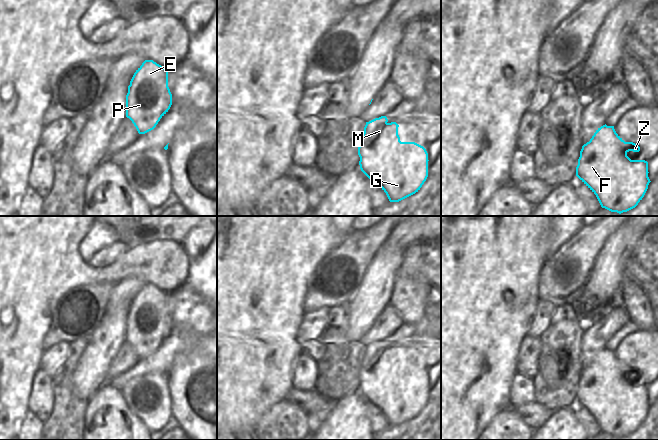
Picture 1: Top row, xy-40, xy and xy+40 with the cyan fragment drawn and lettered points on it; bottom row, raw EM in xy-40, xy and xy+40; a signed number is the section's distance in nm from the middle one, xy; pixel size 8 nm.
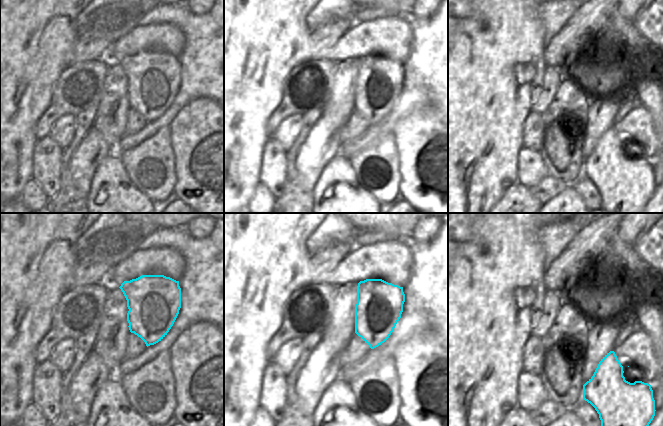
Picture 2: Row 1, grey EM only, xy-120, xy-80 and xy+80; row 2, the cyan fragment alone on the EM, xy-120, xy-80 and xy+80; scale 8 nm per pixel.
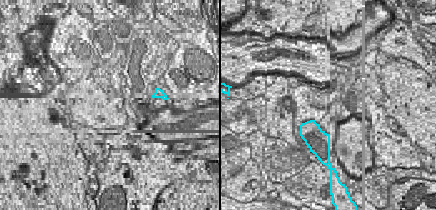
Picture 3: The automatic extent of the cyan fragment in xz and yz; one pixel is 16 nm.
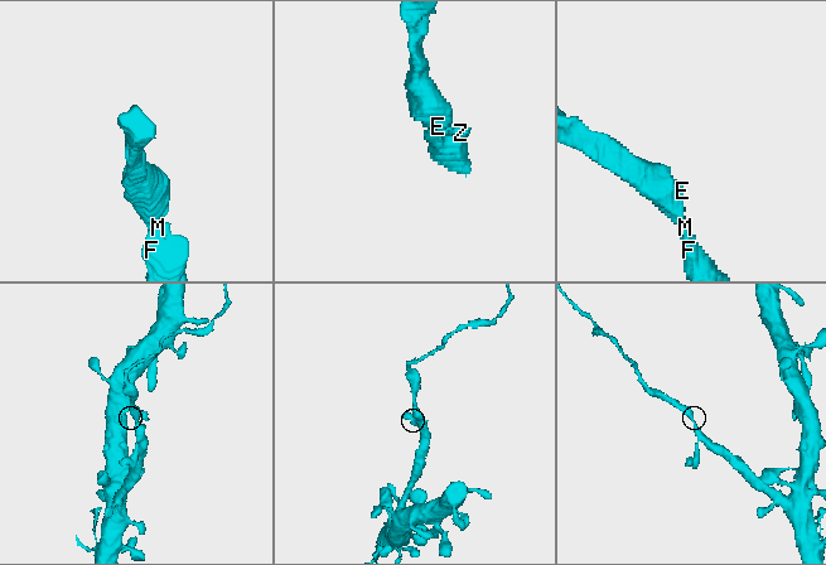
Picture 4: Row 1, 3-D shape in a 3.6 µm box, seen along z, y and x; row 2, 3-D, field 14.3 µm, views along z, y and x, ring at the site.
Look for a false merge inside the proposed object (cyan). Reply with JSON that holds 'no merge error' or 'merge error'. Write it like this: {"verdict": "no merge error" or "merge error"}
{"verdict": "merge error"}

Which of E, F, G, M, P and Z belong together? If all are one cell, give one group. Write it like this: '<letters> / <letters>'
E P / F G M Z

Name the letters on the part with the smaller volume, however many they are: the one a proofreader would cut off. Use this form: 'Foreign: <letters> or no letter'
Foreign: E, P

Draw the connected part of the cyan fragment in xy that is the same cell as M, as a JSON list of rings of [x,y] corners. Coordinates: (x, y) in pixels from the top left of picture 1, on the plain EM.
[[[386,340],[366,346],[358,371],[361,395],[380,409],[390,426],[399,426],[420,414],[428,401],[428,377],[415,366],[401,366],[399,349],[388,346]]]

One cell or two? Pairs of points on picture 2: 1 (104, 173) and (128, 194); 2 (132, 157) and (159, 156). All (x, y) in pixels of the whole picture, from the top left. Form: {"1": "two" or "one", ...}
{"1": "one", "2": "one"}

